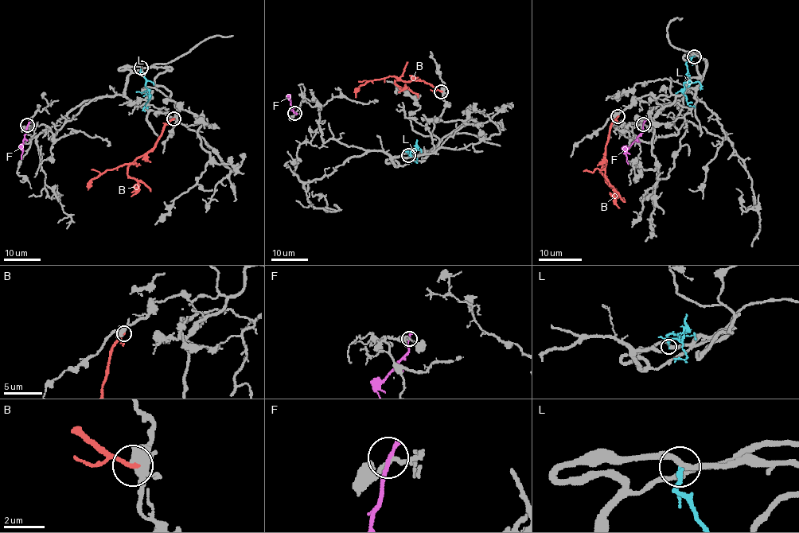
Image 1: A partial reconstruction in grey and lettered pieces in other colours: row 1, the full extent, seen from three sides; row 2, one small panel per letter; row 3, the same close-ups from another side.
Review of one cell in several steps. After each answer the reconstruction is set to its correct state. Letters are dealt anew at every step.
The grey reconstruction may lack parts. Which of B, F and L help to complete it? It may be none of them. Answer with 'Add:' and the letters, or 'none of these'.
Add: none of these

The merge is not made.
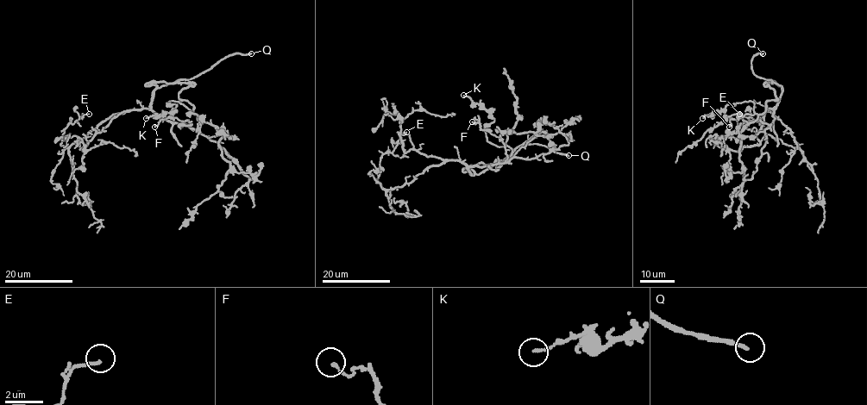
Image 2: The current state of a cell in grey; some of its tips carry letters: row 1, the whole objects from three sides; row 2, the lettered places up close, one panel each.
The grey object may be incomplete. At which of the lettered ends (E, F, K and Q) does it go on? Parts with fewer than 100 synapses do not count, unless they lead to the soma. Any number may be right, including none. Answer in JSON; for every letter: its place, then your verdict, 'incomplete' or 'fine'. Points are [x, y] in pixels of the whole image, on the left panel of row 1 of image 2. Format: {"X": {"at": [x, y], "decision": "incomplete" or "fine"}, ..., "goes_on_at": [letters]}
{"E": {"at": [89, 114], "decision": "fine"}, "F": {"at": [154, 127], "decision": "fine"}, "K": {"at": [146, 118], "decision": "fine"}, "Q": {"at": [251, 53], "decision": "incomplete"}, "goes_on_at": ["Q"]}

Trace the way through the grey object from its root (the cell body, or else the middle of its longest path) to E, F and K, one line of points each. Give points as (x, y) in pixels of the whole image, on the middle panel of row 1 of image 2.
E: (472, 174), (461, 162), (444, 160), (410, 183), (384, 189), (380, 159), (406, 132)
F: (472, 174), (469, 166), (504, 163), (507, 158), (502, 141), (487, 130), (481, 129), (479, 122), (472, 121)
K: (472, 174), (512, 156), (496, 169), (511, 158), (512, 149), (487, 140), (484, 129), (493, 119), (463, 95)

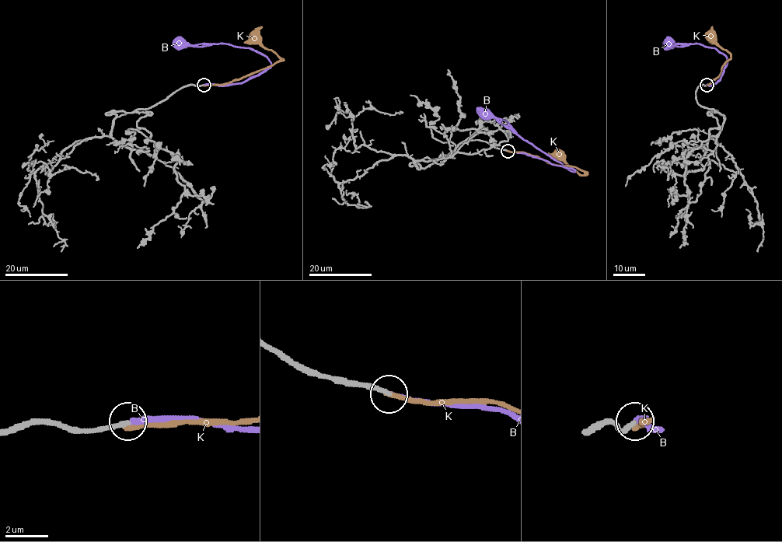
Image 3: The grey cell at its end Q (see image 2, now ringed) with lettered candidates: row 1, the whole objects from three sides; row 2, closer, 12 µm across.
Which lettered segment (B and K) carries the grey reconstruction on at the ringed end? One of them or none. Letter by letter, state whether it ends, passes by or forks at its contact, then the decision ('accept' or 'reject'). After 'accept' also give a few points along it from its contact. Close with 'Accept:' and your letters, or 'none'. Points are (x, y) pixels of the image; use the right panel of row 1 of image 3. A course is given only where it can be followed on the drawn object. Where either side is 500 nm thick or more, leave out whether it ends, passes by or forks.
B: it ends | accept | via (706, 85), (715, 83), (720, 78), (727, 57), (715, 48), (699, 43), (674, 45), (669, 41)
K: it ends | reject
Accept: B

